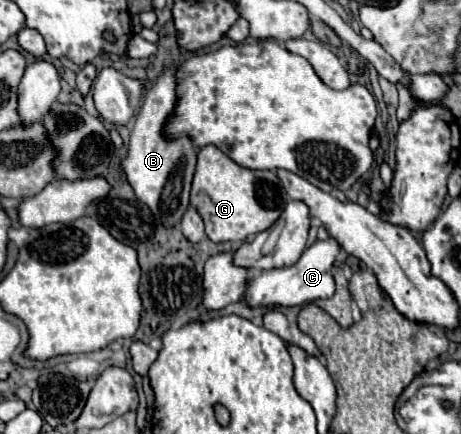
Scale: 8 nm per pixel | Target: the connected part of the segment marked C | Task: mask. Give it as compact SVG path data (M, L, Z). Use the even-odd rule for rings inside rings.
M335 238L327 240L317 240L313 246L309 246L301 258L293 266L285 266L279 270L259 270L251 272L247 280L247 292L245 292L245 302L249 306L303 306L307 302L319 300L319 298L331 298L335 294L335 258L343 248Z

